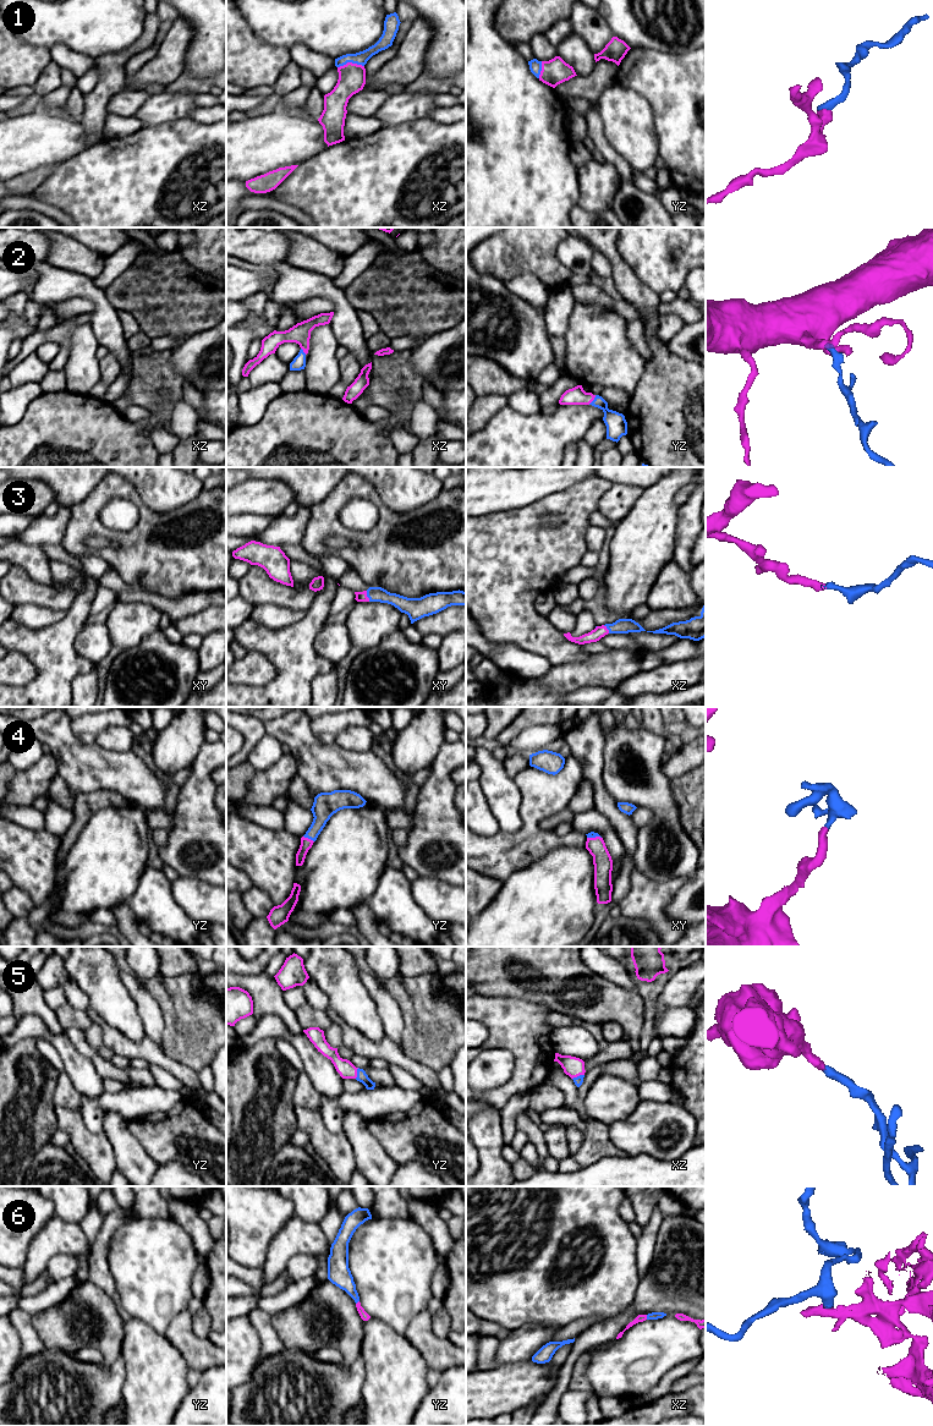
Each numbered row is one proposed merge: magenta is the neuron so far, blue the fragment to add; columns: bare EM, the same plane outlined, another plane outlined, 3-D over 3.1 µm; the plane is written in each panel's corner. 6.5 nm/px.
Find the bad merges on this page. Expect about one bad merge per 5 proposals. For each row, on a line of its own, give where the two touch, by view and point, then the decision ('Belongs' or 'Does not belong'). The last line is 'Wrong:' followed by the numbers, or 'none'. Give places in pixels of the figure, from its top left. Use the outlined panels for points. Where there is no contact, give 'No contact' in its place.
1: Touches magenta at xz (350, 62). Belongs
2: Touches magenta at yz (592, 400). Belongs
3: Touches magenta at xy (366, 596). Belongs
4: Touches magenta at yz (307, 838). Belongs
5: Touches magenta at xz (577, 1075). Belongs
6: Touches magenta at xz (646, 1317). Belongs
Wrong: none

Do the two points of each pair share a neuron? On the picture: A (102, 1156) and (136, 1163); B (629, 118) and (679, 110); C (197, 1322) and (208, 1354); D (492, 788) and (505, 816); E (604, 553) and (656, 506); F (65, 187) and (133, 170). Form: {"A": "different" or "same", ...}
{"A": "different", "B": "different", "C": "different", "D": "same", "E": "different", "F": "same"}

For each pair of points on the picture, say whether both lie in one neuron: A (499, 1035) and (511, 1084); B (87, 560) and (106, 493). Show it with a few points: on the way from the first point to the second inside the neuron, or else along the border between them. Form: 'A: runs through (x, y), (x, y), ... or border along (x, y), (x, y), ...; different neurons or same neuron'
A: runs through (511, 1045), (520, 1053), (520, 1071); same neuron
B: border along (77, 558), (84, 554), (98, 555), (110, 566); different neurons

